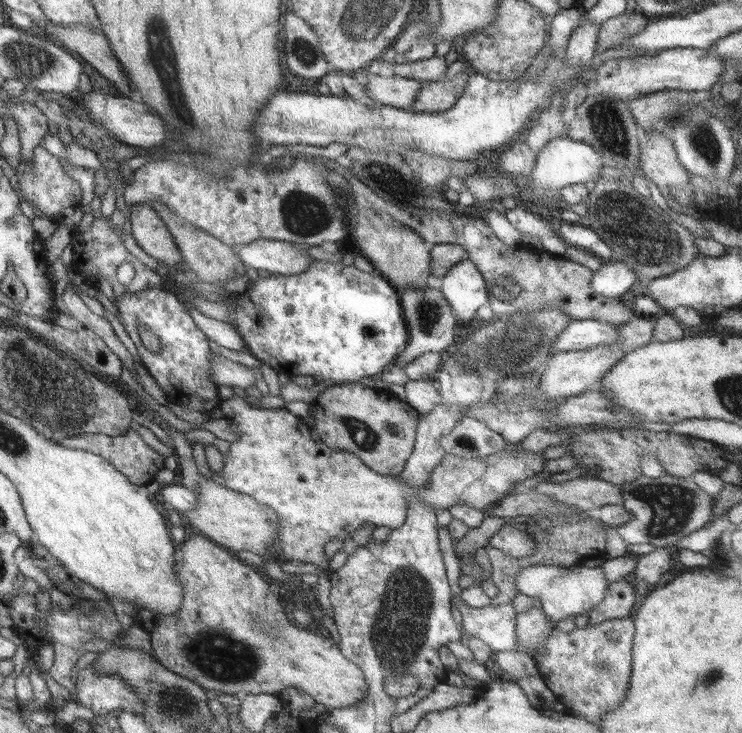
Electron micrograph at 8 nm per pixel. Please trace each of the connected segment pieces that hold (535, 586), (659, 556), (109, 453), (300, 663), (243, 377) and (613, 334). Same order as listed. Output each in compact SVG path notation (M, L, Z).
M580 564L568 568L554 565L530 565L520 569L514 577L514 586L518 588L518 593L538 598L542 609L546 612L546 617L551 620L554 627L562 619L591 612L604 599L604 591L608 584L601 567L590 568Z
M655 547L654 551L650 554L640 555L630 579L636 577L642 578L642 580L647 582L650 590L654 589L654 584L656 584L658 580L662 580L660 576L670 568L672 556L668 550L670 550L670 548Z
M128 430L128 433L120 436L108 436L105 434L92 434L82 432L80 435L73 434L63 437L64 447L72 447L76 450L92 451L92 454L103 455L108 462L111 462L122 474L138 486L154 486L154 480L157 472L165 468L163 455L146 445L140 435L134 430Z
M191 529L185 541L178 544L175 556L179 560L175 566L176 576L184 586L183 604L175 616L156 618L154 629L148 632L152 652L164 667L208 691L220 691L225 695L279 695L294 686L327 708L347 708L365 700L368 682L360 668L342 654L331 636L290 624L282 602L270 590L262 572L258 574L250 565L242 564L226 549L222 550L218 543L214 544L212 539Z
M216 353L210 359L210 370L212 370L212 378L216 378L216 384L218 385L238 386L238 388L244 388L245 390L248 387L256 386L255 372L252 368Z
M570 319L566 330L554 340L552 354L571 350L588 350L596 346L609 346L620 338L618 326L597 320Z

